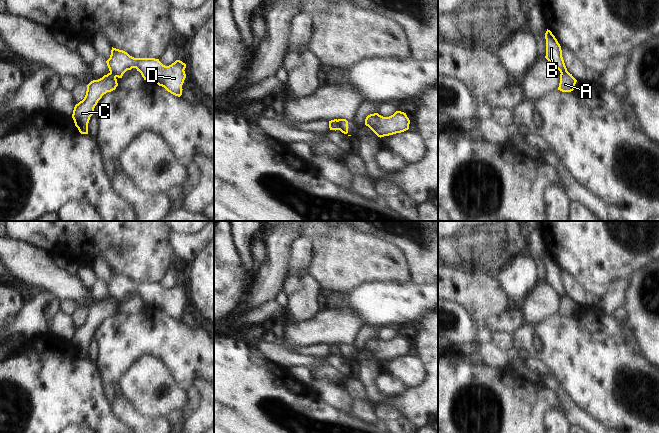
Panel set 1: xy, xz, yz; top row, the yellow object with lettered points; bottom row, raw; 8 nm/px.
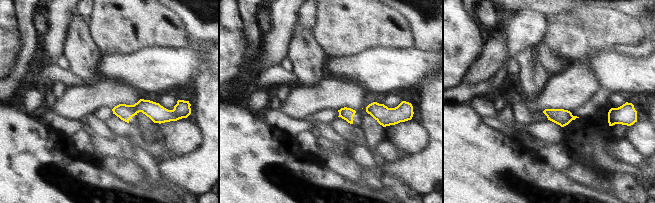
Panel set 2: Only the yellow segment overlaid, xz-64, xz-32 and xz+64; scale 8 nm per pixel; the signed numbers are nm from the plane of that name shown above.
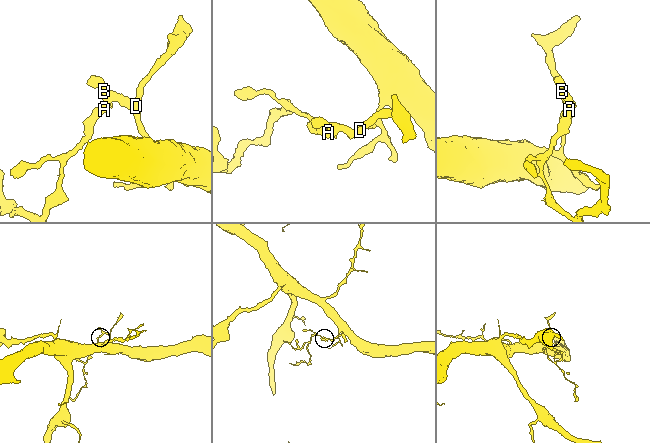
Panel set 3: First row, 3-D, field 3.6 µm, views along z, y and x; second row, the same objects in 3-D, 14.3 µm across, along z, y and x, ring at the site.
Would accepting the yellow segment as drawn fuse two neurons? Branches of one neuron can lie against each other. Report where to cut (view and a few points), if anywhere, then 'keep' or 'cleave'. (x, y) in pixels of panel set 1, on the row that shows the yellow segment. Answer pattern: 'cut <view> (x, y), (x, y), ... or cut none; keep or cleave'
cut xz (336, 120), (340, 129); cleave

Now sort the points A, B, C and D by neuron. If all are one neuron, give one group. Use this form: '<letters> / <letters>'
A C / B D

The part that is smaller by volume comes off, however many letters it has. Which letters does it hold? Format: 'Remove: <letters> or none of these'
Remove: A, C

